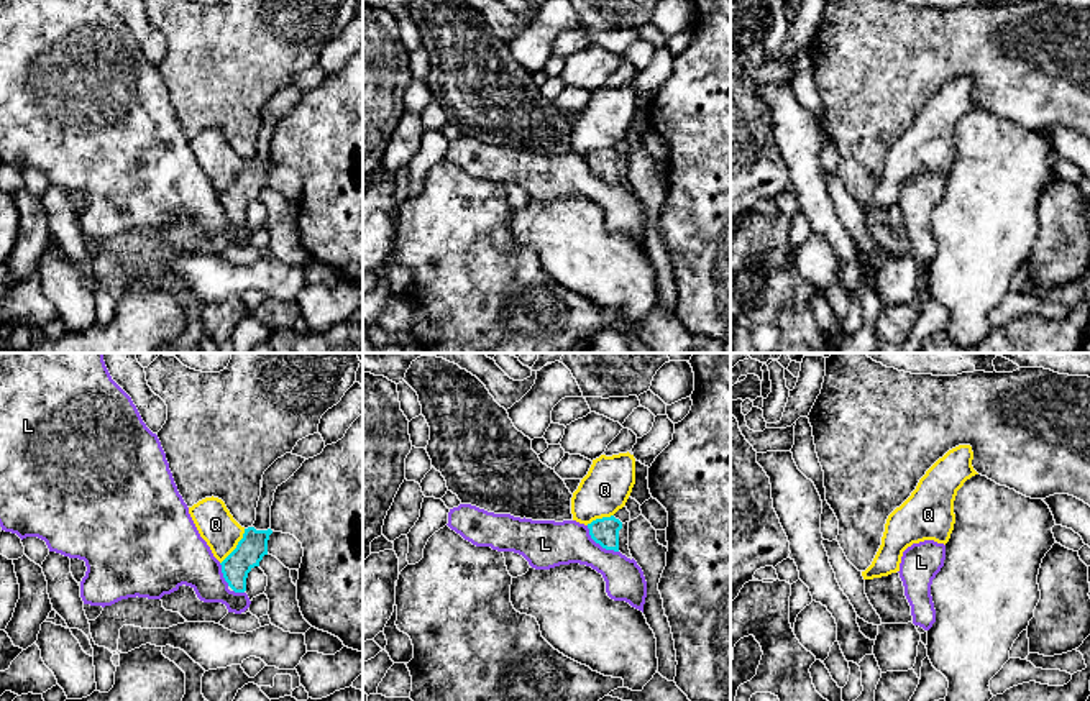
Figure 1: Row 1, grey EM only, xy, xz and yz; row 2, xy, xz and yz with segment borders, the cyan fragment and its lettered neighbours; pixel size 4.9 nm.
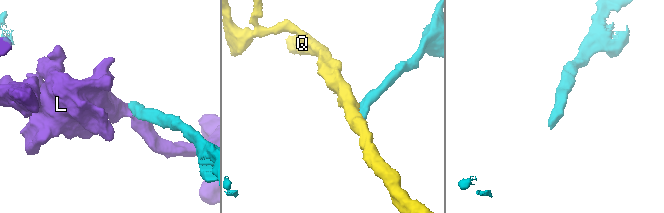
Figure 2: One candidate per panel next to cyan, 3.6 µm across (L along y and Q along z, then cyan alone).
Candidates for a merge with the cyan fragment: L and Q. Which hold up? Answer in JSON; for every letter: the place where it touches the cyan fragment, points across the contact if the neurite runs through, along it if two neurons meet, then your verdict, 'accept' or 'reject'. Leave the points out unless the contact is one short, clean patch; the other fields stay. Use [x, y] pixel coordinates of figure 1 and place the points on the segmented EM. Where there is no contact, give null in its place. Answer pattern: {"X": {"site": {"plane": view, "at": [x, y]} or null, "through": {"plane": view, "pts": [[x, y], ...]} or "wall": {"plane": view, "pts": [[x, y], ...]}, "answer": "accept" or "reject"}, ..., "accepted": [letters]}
{"L": {"site": {"plane": "xz", "at": [599, 544]}, "wall": {"plane": "xz", "pts": [[586, 526], [596, 542], [618, 552]]}, "answer": "reject"}, "Q": {"site": {"plane": "xy", "at": [237, 547]}, "wall": {"plane": "xy", "pts": [[245, 529], [237, 547], [220, 563]]}, "answer": "reject"}, "accepted": []}

